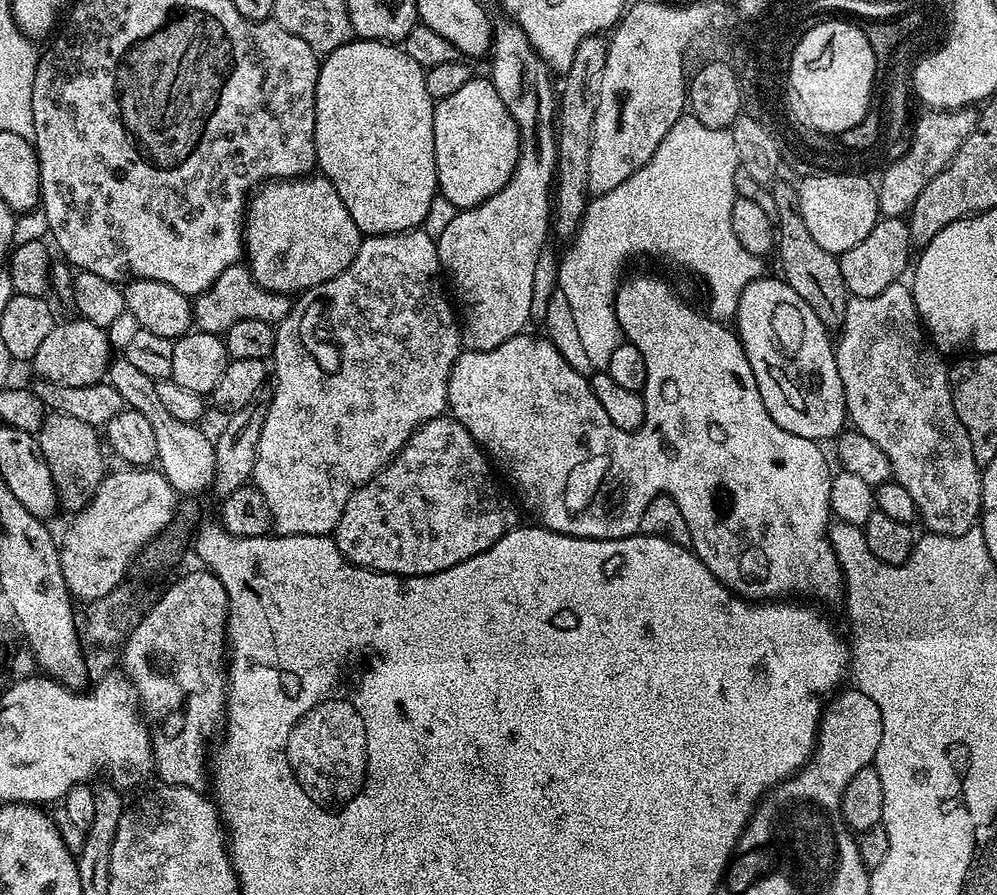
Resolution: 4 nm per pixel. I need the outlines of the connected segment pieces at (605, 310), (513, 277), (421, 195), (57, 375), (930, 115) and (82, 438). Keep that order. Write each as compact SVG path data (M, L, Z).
M682 114L678 118L678 122L674 122L674 126L670 126L670 130L666 134L666 138L662 138L662 142L658 142L658 150L654 150L654 154L650 158L650 162L646 162L646 166L642 166L642 170L638 170L634 174L630 174L630 178L626 178L626 182L622 182L622 186L614 186L614 190L610 190L601 196L592 196L589 199L584 216L580 219L580 225L576 227L575 236L571 237L568 249L559 259L556 269L556 287L562 294L566 296L567 303L571 307L575 321L575 329L578 330L579 337L585 342L592 340L612 340L617 339L616 323L618 317L616 315L616 298L615 295L608 292L608 283L616 276L616 271L620 268L620 263L624 260L624 244L637 244L644 252L661 252L664 256L669 256L678 264L682 264L686 271L693 272L696 276L704 279L704 284L708 287L708 292L712 295L712 309L710 315L713 320L728 322L733 319L738 310L738 298L742 298L742 290L750 281L759 280L762 275L761 257L752 256L746 251L741 244L738 243L738 237L734 235L734 230L730 230L730 210L734 210L734 202L738 199L736 187L734 186L734 174L740 167L740 159L738 158L738 150L734 146L734 138L731 131L727 128L711 128L710 126L702 126L702 122L698 122L698 118L694 118L691 114Z
M507 18L501 21L492 29L490 79L498 90L498 98L506 102L514 122L520 128L520 157L512 177L502 190L498 190L498 194L483 200L477 208L457 211L454 222L450 222L450 226L435 237L443 275L450 281L451 291L452 288L456 291L454 300L462 321L462 344L470 352L494 350L494 346L502 346L502 342L521 335L527 329L524 327L529 327L530 306L534 298L534 270L541 252L545 251L547 244L544 243L550 237L550 217L554 212L556 138L552 123L558 111L558 92L554 84L552 88L554 76L534 46L530 46L524 31Z
M353 38L349 44L338 46L328 56L323 57L316 83L316 125L314 138L316 139L316 163L319 171L338 190L338 198L346 202L346 210L350 210L350 218L360 228L361 233L369 236L389 236L395 232L411 232L419 229L426 218L426 210L430 210L430 202L438 195L436 182L436 159L434 158L434 110L436 104L426 94L425 68L418 66L410 54L404 52L403 47L396 44L385 44L382 40L362 40Z
M73 318L65 324L53 323L50 334L38 346L38 354L30 362L30 368L42 380L49 380L58 386L90 386L105 379L110 363L108 356L108 335L105 329L94 326L94 322Z
M971 107L954 108L951 110L924 110L924 113L914 120L914 131L906 154L902 158L887 165L884 173L878 179L878 206L881 217L907 217L912 210L912 203L926 190L926 182L934 178L952 161L954 154L962 146L962 142L974 130L977 113Z
M47 413L44 417L43 426L36 433L40 455L50 469L50 474L56 488L57 503L63 511L66 509L70 510L69 513L75 514L83 509L85 505L92 500L96 488L105 478L106 467L104 468L104 452L106 456L106 448L102 443L101 433L99 436L96 432L99 431L97 431L92 424L79 421L78 418L58 415L56 413Z

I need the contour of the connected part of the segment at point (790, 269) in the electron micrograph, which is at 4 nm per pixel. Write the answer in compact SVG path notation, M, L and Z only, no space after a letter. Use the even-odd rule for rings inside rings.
M795 183L771 185L774 198L774 227L776 230L775 251L780 251L780 268L782 278L818 314L818 318L829 330L838 330L846 318L846 306L850 299L846 282L842 282L842 270L839 259L833 253L822 250L818 242L814 242L810 230L806 230L806 222L802 218L800 209L800 194Z

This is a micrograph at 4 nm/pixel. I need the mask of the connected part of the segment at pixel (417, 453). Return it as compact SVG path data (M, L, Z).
M445 414L421 424L412 437L404 443L404 449L389 464L379 469L374 479L363 484L361 488L355 488L350 494L350 502L346 502L346 510L342 510L342 518L338 518L338 526L334 533L338 550L350 563L356 564L360 568L371 568L373 572L389 572L395 576L429 576L435 572L446 570L450 566L458 566L462 562L490 550L490 546L494 546L494 542L498 542L498 538L505 536L514 527L517 520L511 502L504 497L504 492L496 485L495 478L488 476L488 464L490 465L490 460L484 449L457 420L452 419L451 415Z

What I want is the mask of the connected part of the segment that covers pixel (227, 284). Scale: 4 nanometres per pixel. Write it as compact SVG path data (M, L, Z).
M243 263L230 266L218 274L214 286L210 286L201 296L195 297L192 306L192 319L195 327L202 332L215 332L222 334L234 326L242 318L258 318L258 322L266 322L270 325L277 325L286 318L291 310L293 301L285 293L271 292L262 286L252 277Z

